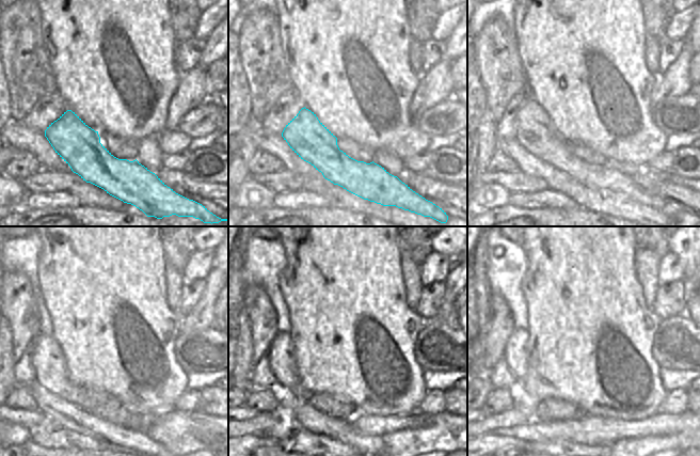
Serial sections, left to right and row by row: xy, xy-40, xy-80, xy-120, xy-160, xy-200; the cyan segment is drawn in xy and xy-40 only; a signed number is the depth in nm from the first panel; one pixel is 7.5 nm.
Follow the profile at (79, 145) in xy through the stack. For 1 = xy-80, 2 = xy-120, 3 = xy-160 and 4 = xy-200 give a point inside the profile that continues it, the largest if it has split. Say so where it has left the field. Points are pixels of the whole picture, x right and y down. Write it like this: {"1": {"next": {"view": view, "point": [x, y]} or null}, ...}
{"1": {"next": {"view": "xy-80", "point": [535, 131]}}, "2": {"next": {"view": "xy-120", "point": [48, 361]}}, "3": {"next": {"view": "xy-160", "point": [281, 354]}}, "4": {"next": {"view": "xy-200", "point": [515, 352]}}}

